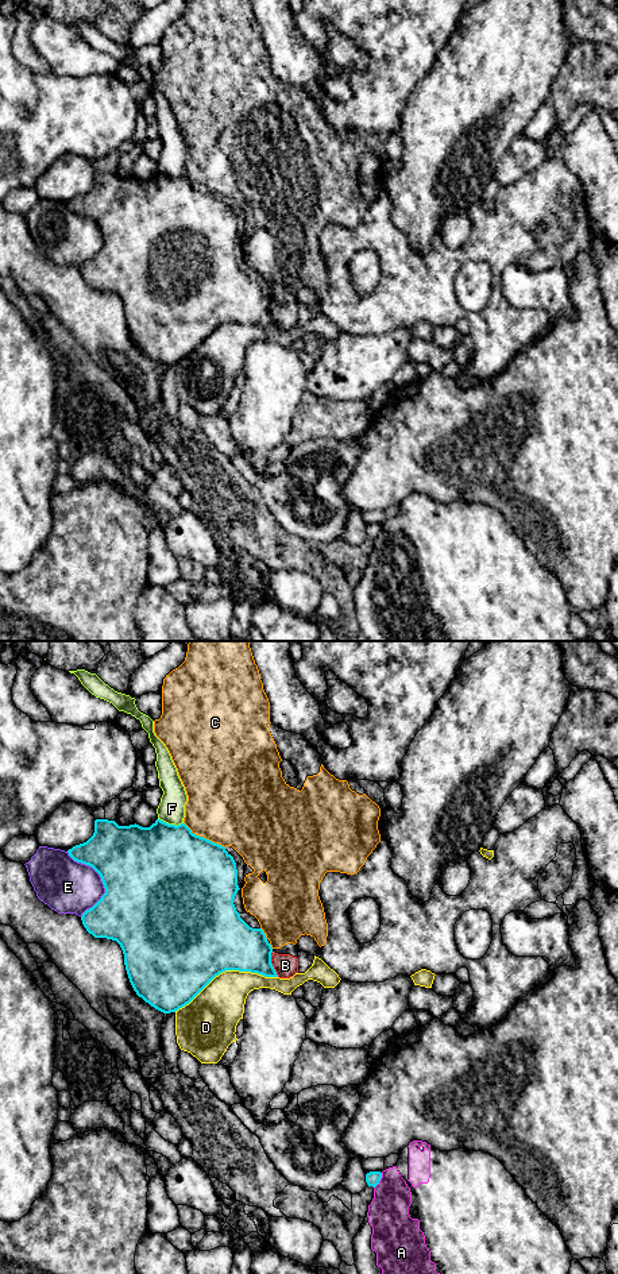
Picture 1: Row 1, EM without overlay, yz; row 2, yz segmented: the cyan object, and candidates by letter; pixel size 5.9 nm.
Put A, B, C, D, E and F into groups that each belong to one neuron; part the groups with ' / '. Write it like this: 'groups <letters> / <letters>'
groups A / B C / D / E / F

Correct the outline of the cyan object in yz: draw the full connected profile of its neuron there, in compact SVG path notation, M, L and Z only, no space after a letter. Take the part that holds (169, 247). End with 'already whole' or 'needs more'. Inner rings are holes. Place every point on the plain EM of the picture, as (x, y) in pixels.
M96 171L93 188L67 205L74 213L92 219L105 240L101 251L82 266L84 279L94 290L112 292L120 297L134 343L155 362L163 366L178 363L225 323L278 329L266 286L262 281L250 279L236 263L233 251L240 242L237 221L224 198L193 186L185 175L175 178L157 171L150 179L142 179Z; already whole

